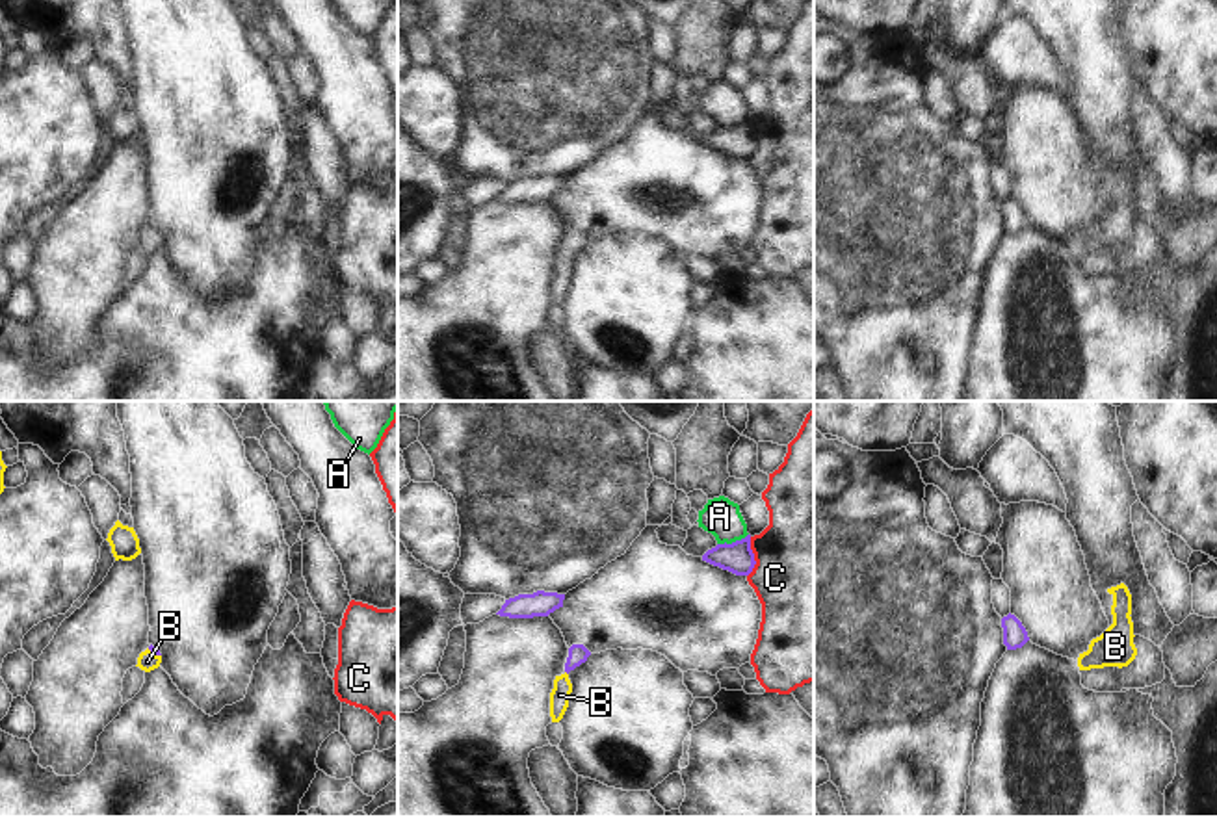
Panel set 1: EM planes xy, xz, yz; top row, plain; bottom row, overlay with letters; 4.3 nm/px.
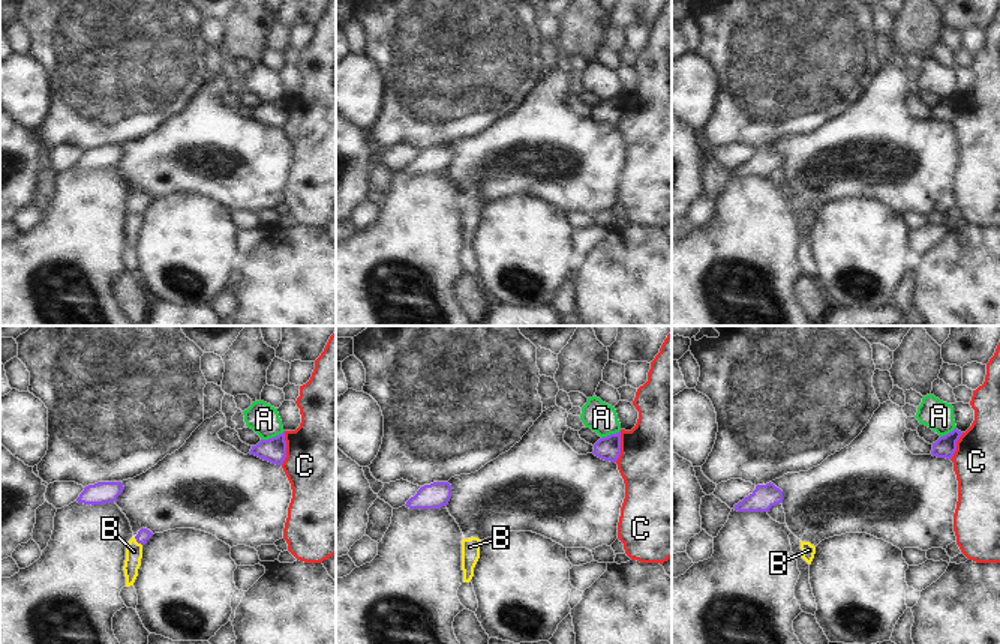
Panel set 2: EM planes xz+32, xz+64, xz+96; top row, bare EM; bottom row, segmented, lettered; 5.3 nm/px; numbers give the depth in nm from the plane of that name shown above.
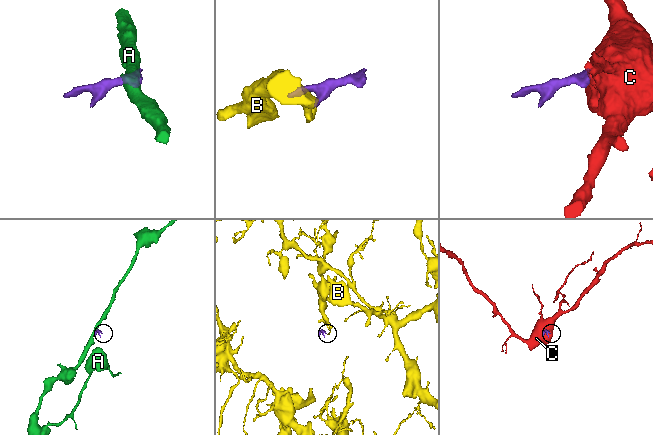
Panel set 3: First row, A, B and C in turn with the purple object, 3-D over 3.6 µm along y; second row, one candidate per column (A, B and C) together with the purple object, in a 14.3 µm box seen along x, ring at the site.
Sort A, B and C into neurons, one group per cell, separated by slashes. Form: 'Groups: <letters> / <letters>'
Groups: A / B / C

